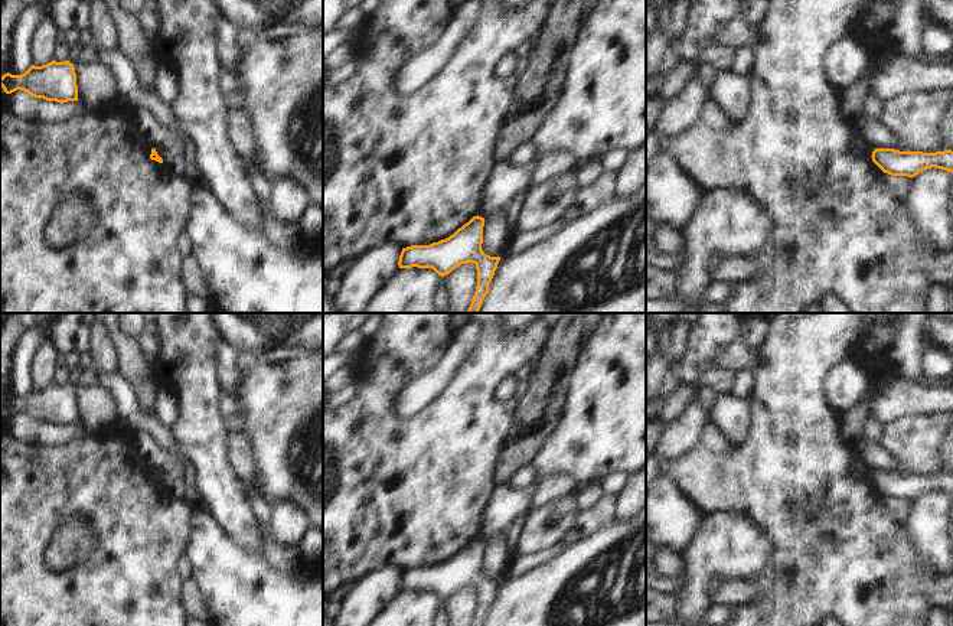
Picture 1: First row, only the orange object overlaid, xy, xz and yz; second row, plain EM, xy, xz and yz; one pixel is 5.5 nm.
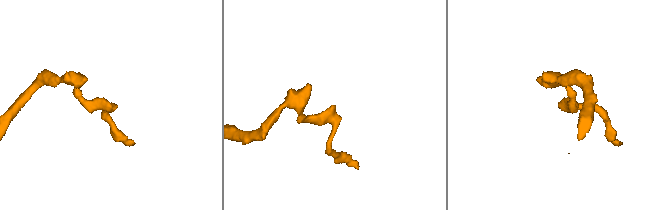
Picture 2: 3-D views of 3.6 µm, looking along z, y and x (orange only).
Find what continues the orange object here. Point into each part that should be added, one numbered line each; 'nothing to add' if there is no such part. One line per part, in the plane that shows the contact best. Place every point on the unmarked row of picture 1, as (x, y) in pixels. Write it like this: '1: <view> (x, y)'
nothing to add

